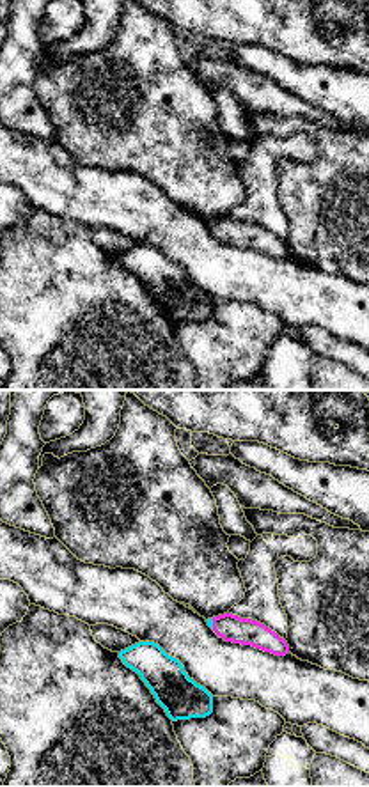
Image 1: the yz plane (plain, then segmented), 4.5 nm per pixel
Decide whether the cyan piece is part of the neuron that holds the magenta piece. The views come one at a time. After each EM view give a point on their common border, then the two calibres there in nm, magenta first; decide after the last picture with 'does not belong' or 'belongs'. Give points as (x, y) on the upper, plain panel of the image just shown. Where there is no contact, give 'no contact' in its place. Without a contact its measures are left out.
contact (213, 227); calibres 120 and 30 nm

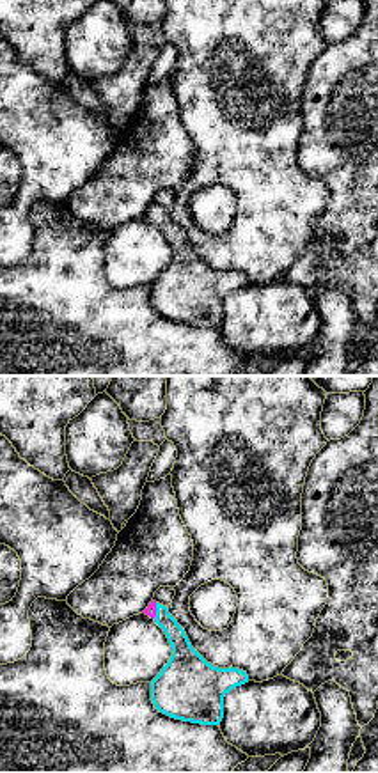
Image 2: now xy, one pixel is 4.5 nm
contact (155, 213); calibres 50 and 110 nm

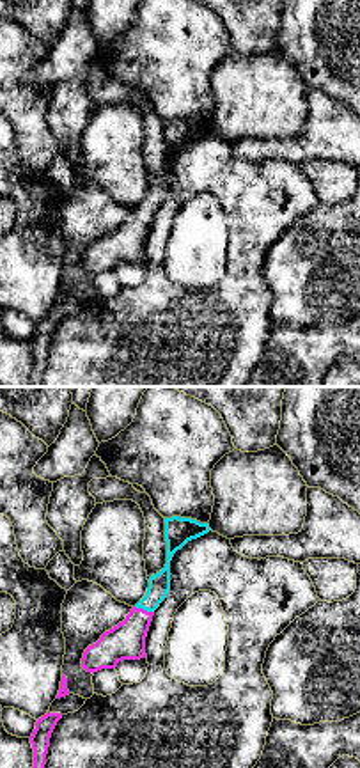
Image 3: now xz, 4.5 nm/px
contact (142, 211); calibres 170 and 100 nm

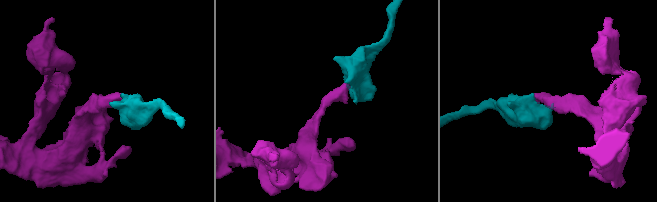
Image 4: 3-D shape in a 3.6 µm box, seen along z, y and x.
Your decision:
belongs

